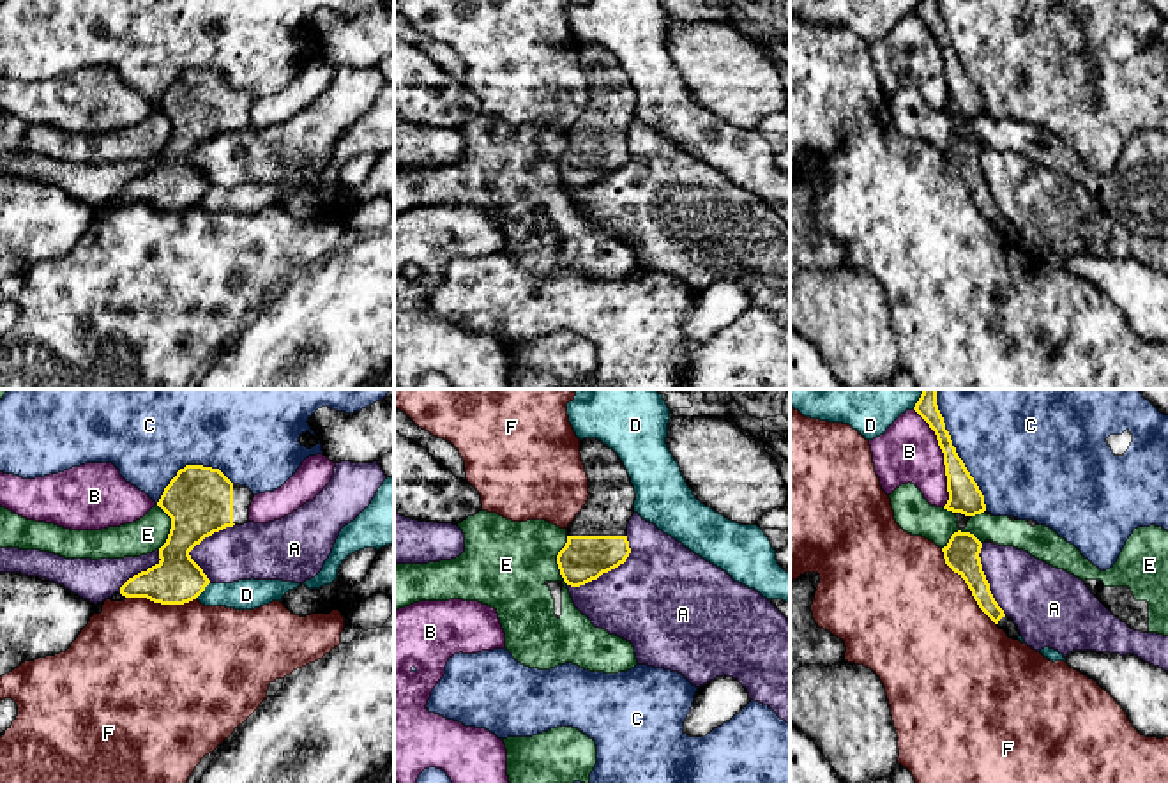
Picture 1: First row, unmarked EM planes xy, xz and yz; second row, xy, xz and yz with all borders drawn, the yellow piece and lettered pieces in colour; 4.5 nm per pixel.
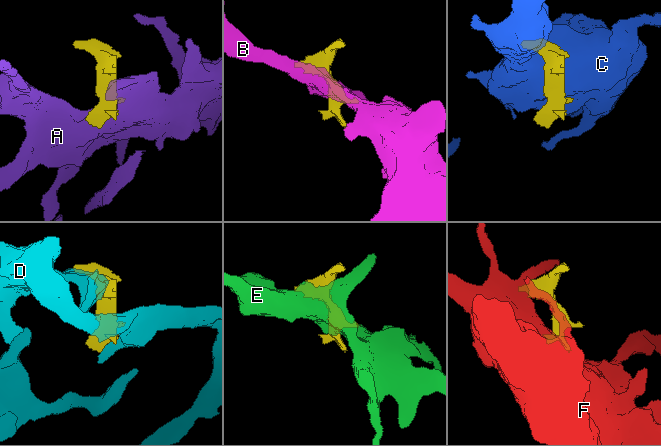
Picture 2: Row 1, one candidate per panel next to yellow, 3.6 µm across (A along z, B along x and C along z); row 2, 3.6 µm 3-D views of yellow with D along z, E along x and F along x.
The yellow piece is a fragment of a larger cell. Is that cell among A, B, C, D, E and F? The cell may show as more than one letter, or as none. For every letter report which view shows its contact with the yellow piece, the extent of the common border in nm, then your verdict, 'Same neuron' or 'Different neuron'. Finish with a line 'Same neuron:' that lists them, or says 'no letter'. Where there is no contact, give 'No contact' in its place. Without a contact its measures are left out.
A: Touches yellow in xz. Shared border 360 nm. Different neuron
B: Touches yellow in yz. Shared border 480 nm. Different neuron
C: Touches yellow in yz. Shared border 550 nm. Different neuron
D: Touches yellow in xy. Shared border 100 nm. Different neuron
E: Touches yellow in xz. Shared border 220 nm. Different neuron
F: Touches yellow in yz. Shared border 440 nm. Different neuron
Same neuron: no letter

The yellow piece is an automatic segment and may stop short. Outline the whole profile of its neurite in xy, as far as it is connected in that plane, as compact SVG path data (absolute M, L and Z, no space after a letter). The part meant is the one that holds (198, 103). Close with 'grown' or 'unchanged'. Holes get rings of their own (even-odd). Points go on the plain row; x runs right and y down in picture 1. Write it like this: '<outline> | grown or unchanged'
M186 69L164 92L157 110L171 122L159 166L129 182L111 205L147 202L161 209L196 203L210 187L189 156L226 131L249 126L253 95L233 88L219 72Z | grown

